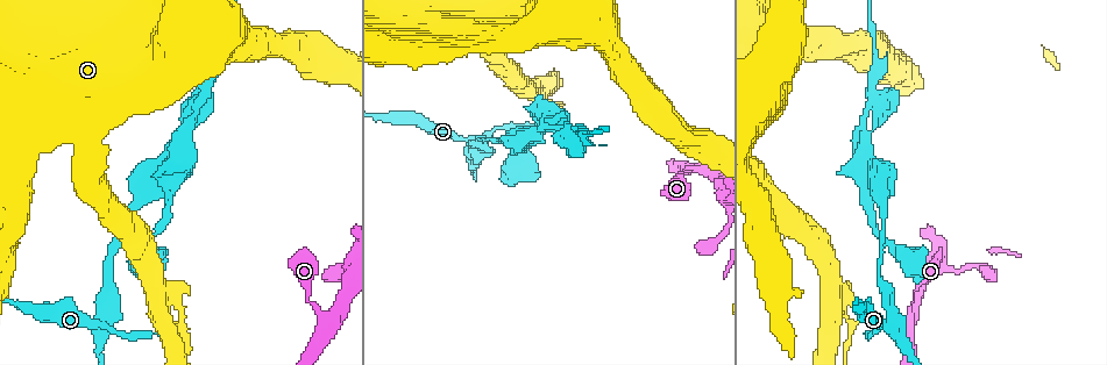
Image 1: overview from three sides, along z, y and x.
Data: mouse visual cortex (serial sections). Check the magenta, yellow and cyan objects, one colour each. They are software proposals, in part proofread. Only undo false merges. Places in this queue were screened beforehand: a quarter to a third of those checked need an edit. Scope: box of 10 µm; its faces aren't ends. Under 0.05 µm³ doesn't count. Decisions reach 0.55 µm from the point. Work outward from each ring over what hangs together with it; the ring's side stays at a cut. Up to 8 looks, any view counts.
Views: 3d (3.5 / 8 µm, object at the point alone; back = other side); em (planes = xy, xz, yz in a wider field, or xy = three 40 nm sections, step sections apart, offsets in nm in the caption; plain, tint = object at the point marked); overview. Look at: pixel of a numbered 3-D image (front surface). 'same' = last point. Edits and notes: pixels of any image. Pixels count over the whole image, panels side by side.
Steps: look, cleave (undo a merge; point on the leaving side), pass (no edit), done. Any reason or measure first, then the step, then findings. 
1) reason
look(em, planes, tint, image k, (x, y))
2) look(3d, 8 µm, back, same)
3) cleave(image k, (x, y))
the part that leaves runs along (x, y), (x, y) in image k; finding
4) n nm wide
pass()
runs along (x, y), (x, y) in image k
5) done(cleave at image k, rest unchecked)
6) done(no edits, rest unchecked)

branch point
look(3d, 3.5 µm, image 1, (154, 286))

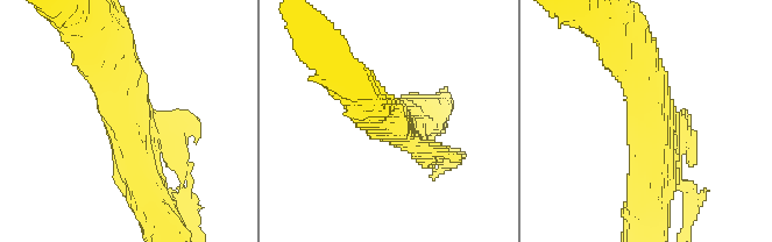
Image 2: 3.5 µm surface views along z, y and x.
now the EM
look(em, xy, step 2, tint, image 2, (657, 121))

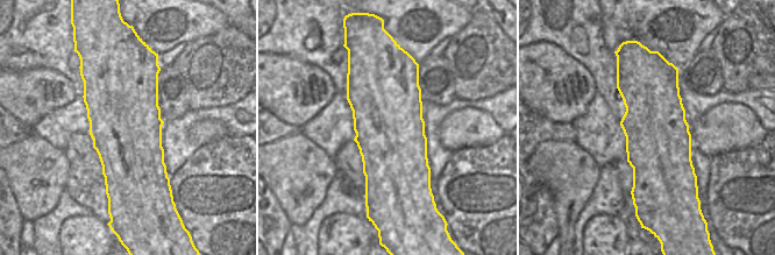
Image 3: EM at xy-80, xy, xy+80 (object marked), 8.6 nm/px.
cleave(image 2, (458, 154))
the part that leaves runs along (420, 149), (453, 155) in image 2; two cells meet here

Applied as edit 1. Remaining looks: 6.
look(overview)

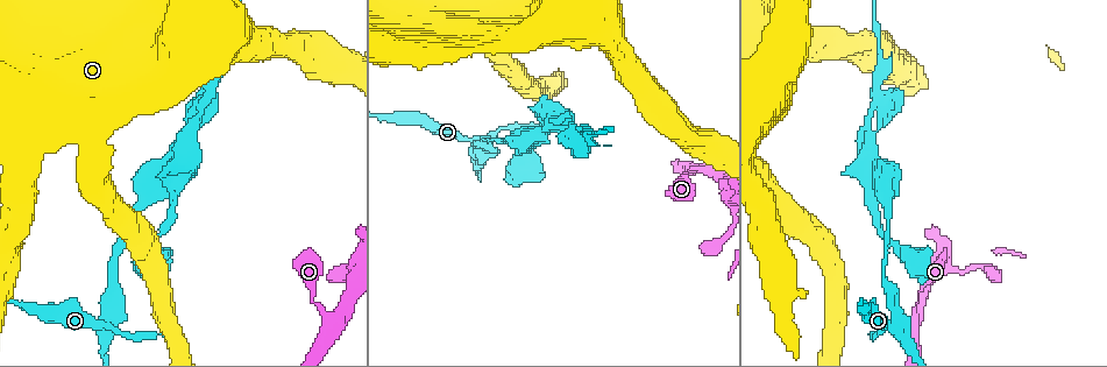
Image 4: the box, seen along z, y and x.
look(3d, 3.5 µm, back, image 4, (700, 170))

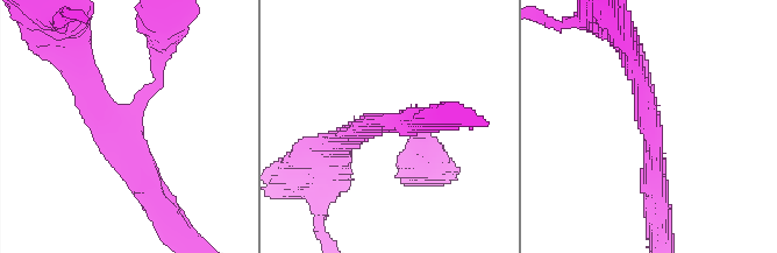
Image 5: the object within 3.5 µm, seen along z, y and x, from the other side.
look(em, xy, step 1, tint, image 5, (652, 116))

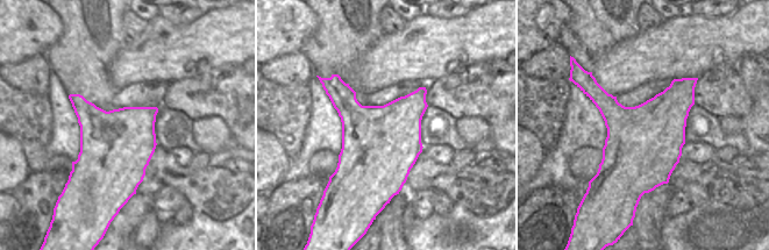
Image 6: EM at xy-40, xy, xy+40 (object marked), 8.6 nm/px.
look(em, xy, step 2, tint, same)

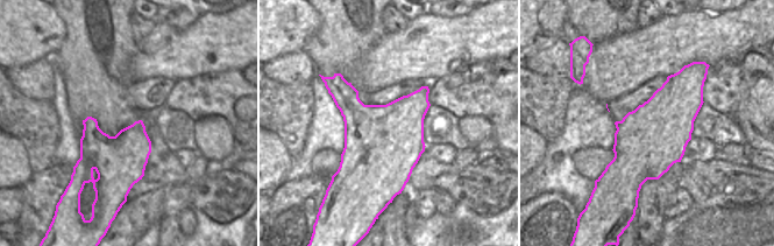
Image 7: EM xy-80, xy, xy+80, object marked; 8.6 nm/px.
pass()
runs along (422, 141), (408, 123), (341, 141) in image 5; all the same cell

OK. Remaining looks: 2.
done(cleave at image 2, rest unchecked)

